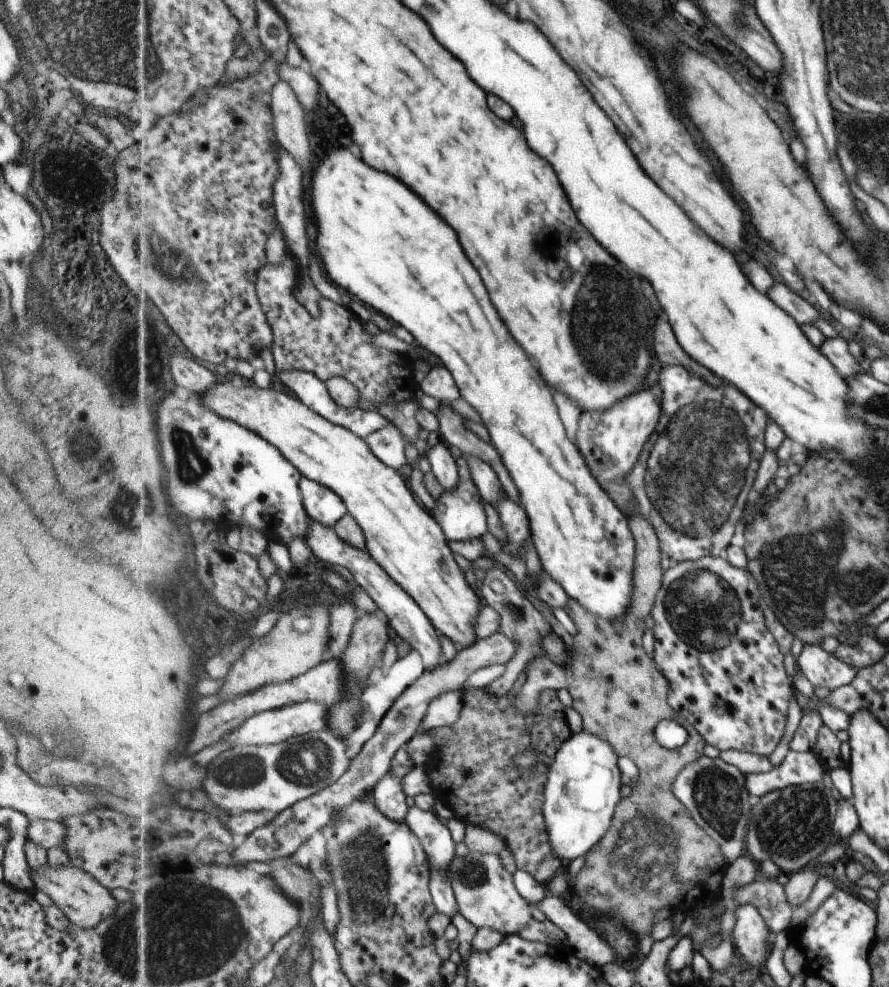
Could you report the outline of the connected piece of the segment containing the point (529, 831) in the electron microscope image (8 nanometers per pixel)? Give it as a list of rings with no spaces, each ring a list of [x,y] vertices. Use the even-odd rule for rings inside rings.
[[[523,671],[518,676],[513,692],[498,699],[483,689],[469,689],[464,696],[466,703],[461,718],[448,727],[437,727],[427,731],[434,741],[434,751],[430,755],[432,786],[435,797],[443,800],[454,812],[455,818],[465,824],[482,826],[501,835],[516,856],[518,868],[530,872],[540,883],[546,885],[555,874],[563,869],[560,856],[553,850],[546,818],[544,817],[544,790],[548,784],[548,772],[555,760],[558,750],[565,741],[572,737],[572,728],[566,717],[566,707],[559,702],[556,690],[543,689],[536,711],[524,715],[516,707],[520,690],[525,686],[528,673]],[[526,748],[535,748],[538,752],[538,763],[533,770],[522,770],[518,767],[516,757]]]

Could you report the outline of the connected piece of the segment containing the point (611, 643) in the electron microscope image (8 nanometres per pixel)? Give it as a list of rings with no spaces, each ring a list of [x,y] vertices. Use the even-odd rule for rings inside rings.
[[[626,480],[611,482],[607,486],[603,484],[603,486],[605,490],[613,492],[616,504],[629,516],[630,526],[636,538],[635,594],[628,612],[624,614],[624,617],[618,618],[616,623],[599,617],[597,613],[592,613],[577,599],[569,599],[567,613],[574,621],[577,632],[570,640],[573,644],[571,648],[574,648],[574,654],[571,660],[573,678],[568,691],[573,700],[573,706],[583,717],[584,730],[611,742],[621,756],[631,757],[638,764],[640,781],[633,788],[634,795],[630,796],[631,806],[637,806],[637,814],[641,808],[647,812],[643,812],[645,820],[637,818],[629,824],[623,822],[622,818],[619,818],[619,822],[615,822],[615,818],[617,818],[617,813],[615,813],[608,833],[587,854],[585,864],[576,876],[575,892],[583,898],[584,904],[587,906],[587,912],[583,912],[584,915],[615,914],[615,918],[623,921],[639,938],[646,935],[651,936],[653,927],[657,926],[657,918],[661,918],[661,910],[692,911],[695,923],[691,936],[694,938],[694,947],[700,950],[702,945],[717,944],[717,933],[709,931],[706,926],[712,919],[712,910],[715,904],[719,902],[721,894],[725,894],[725,875],[728,873],[730,864],[718,842],[695,822],[689,809],[674,793],[674,784],[680,772],[687,765],[703,758],[707,742],[695,727],[676,710],[673,710],[668,701],[671,693],[670,682],[661,672],[654,655],[647,654],[647,649],[643,646],[645,620],[649,614],[652,614],[656,605],[657,595],[664,585],[664,572],[666,571],[661,566],[664,552],[660,545],[656,526],[653,526],[640,513],[637,505],[634,505],[636,496]],[[664,720],[674,720],[687,730],[689,738],[683,746],[671,750],[657,740],[655,729]],[[649,812],[653,812],[667,824],[663,826],[663,824],[649,822]]]

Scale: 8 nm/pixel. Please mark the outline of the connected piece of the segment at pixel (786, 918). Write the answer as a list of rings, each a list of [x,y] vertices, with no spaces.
[[[759,877],[737,887],[734,890],[734,901],[737,904],[755,905],[764,915],[773,934],[791,929],[794,908],[788,902],[782,880]]]

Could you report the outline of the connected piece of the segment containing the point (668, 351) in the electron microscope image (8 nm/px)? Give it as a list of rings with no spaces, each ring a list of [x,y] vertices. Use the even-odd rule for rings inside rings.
[[[659,320],[659,324],[657,324],[657,330],[655,330],[655,354],[664,365],[683,365],[685,368],[689,368],[691,372],[697,372],[699,376],[705,376],[711,384],[719,384],[719,378],[711,370],[697,364],[683,350],[683,346],[679,344],[679,340],[677,340],[677,336],[675,336],[669,322]]]

